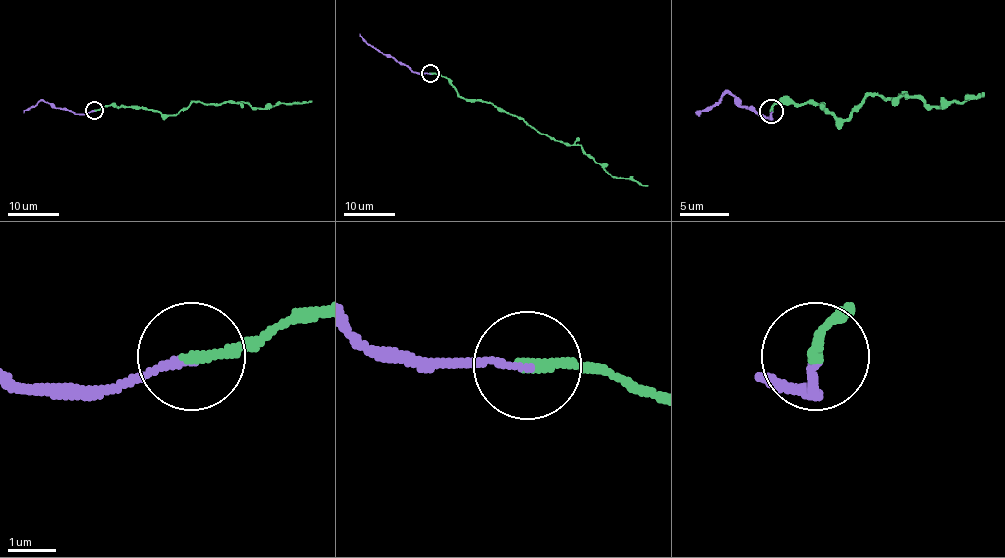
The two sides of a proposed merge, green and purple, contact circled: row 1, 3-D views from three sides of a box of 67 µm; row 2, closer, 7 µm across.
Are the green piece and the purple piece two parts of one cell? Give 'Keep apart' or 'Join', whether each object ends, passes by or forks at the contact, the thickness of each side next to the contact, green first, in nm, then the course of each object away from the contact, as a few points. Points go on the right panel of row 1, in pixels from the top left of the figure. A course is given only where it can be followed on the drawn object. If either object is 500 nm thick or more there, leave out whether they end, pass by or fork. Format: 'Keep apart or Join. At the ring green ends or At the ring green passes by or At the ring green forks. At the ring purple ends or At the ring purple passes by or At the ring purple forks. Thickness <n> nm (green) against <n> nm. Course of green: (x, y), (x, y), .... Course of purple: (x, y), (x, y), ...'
Join. At the ring green ends. At the ring purple ends. Thickness 240 nm (green) against 140 nm. Course of green: (772, 111), (777, 102), (818, 104), (835, 119), (847, 119), (869, 94), (918, 97), (930, 106), (982, 92). Course of purple: (772, 111), (769, 116), (742, 106), (728, 92), (696, 114)

